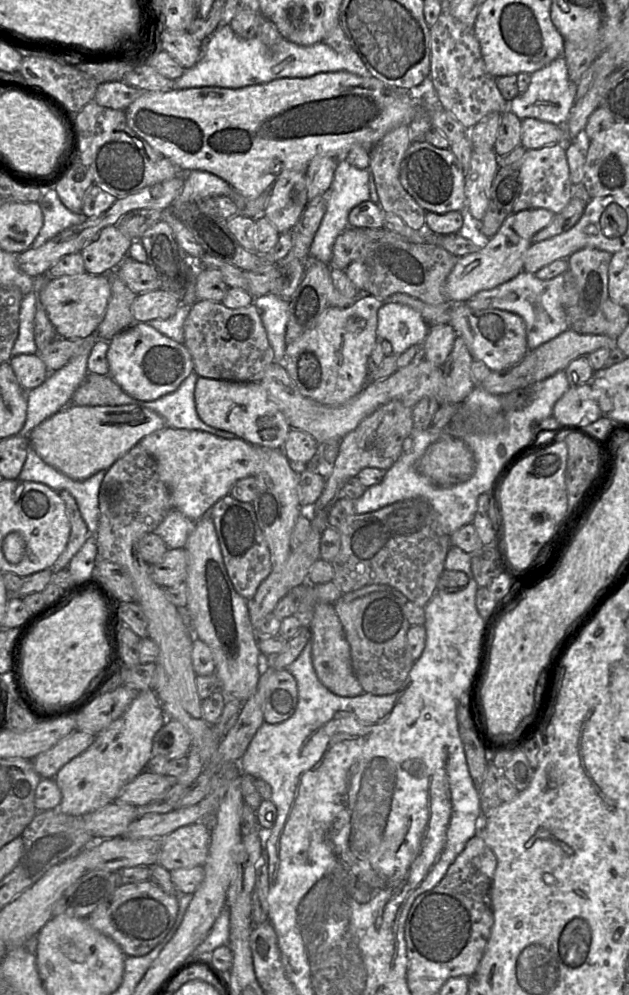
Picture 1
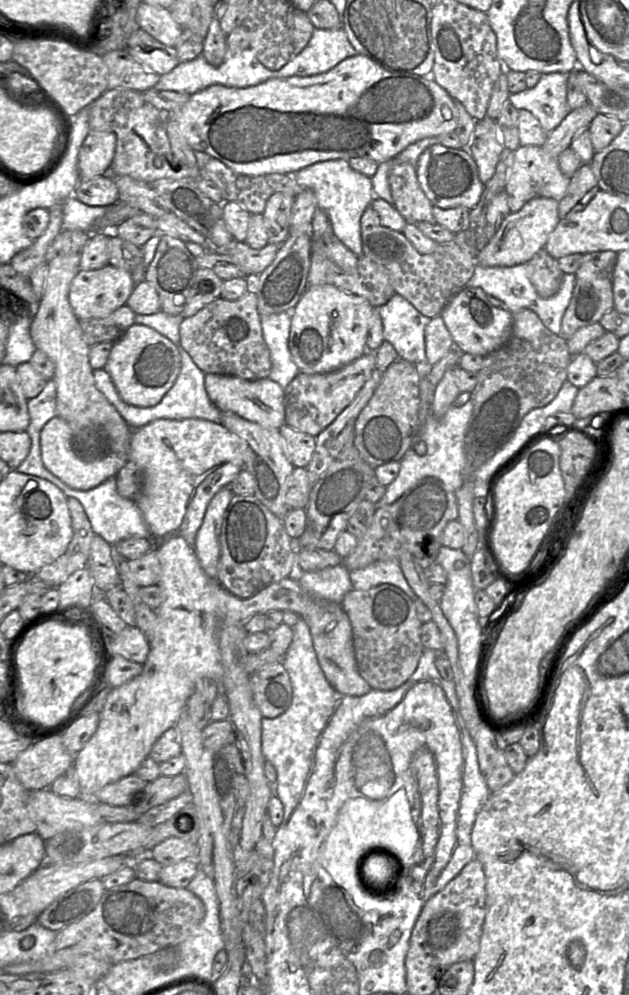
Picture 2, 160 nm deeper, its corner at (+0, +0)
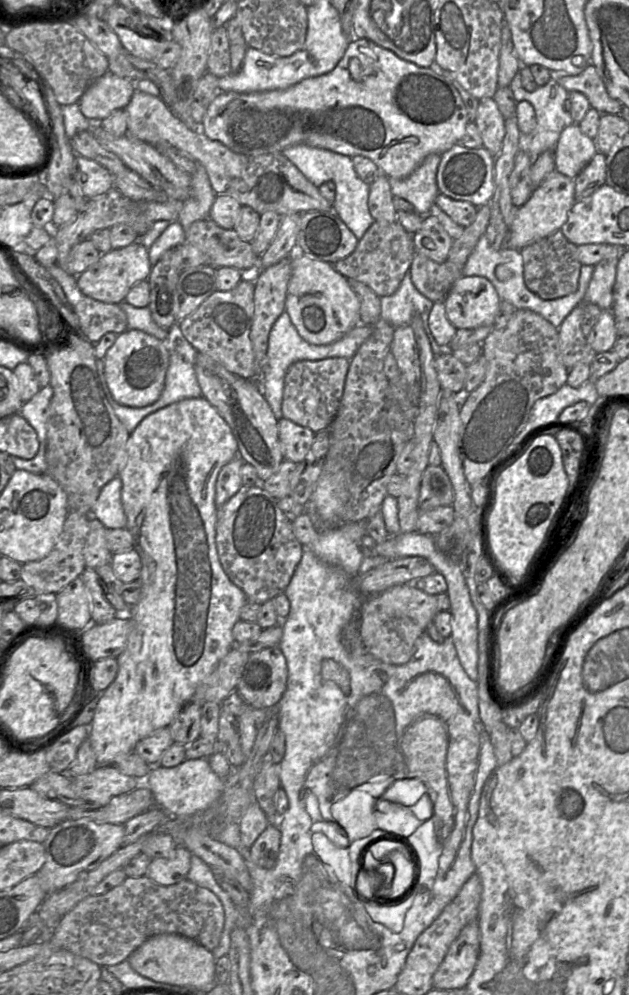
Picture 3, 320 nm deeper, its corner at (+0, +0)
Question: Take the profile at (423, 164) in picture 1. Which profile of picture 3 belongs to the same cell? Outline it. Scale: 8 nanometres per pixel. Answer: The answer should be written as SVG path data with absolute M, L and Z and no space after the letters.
M455 144L441 155L436 177L439 193L470 202L476 207L489 204L494 191L495 157L484 147L466 148Z

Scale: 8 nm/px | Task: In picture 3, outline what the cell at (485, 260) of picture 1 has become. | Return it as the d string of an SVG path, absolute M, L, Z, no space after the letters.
M554 170L534 189L527 202L514 212L506 247L521 250L561 229L575 202L575 180Z

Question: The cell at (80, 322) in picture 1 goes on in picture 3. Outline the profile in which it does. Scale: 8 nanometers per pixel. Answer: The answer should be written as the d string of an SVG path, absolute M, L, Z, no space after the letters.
M136 241L124 248L102 253L98 261L77 276L80 290L87 296L101 302L119 304L124 301L130 289L149 277L152 266L149 249Z

